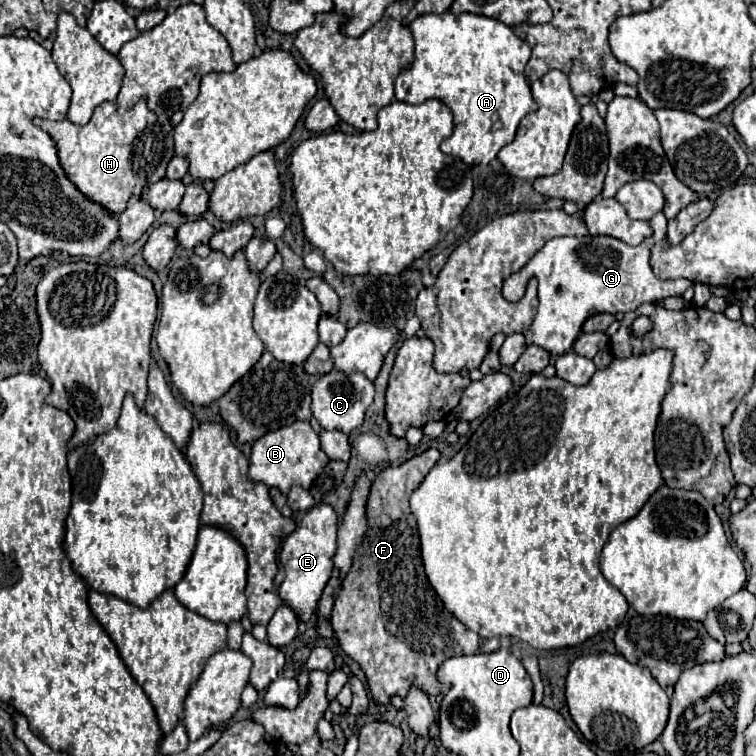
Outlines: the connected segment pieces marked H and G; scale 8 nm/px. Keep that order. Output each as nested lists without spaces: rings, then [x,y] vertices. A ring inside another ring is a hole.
[[[140,98],[124,114],[118,112],[114,102],[104,102],[94,110],[94,116],[86,126],[78,126],[70,120],[34,120],[44,132],[52,136],[58,146],[60,164],[68,172],[68,178],[98,204],[104,204],[110,212],[124,212],[132,194],[140,194],[146,182],[156,182],[166,176],[166,166],[174,156],[174,126],[166,114],[156,114],[148,108],[146,98]]]
[[[664,214],[650,220],[654,234],[640,246],[628,246],[610,236],[562,236],[552,238],[528,264],[526,272],[538,278],[538,312],[532,326],[525,333],[527,345],[539,346],[552,355],[572,350],[582,324],[592,314],[600,312],[632,312],[644,302],[654,302],[666,296],[682,296],[692,286],[690,280],[660,280],[652,274],[648,264],[650,248],[666,238]]]

